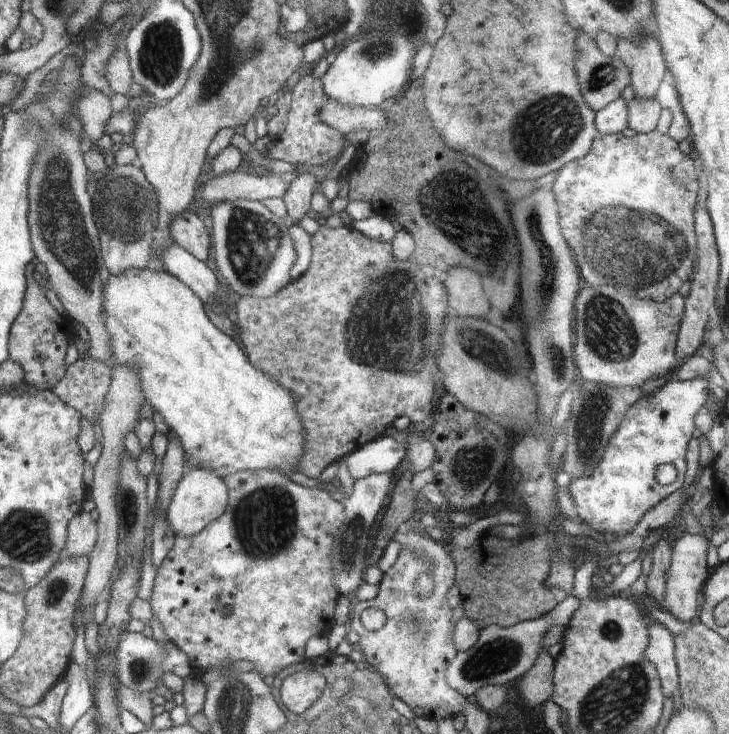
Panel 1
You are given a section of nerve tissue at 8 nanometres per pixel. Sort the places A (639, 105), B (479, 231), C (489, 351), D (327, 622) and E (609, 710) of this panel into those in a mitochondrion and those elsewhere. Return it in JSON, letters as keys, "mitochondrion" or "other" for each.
{"A":"other","B":"mitochondrion","C":"mitochondrion","D":"other","E":"mitochondrion"}

